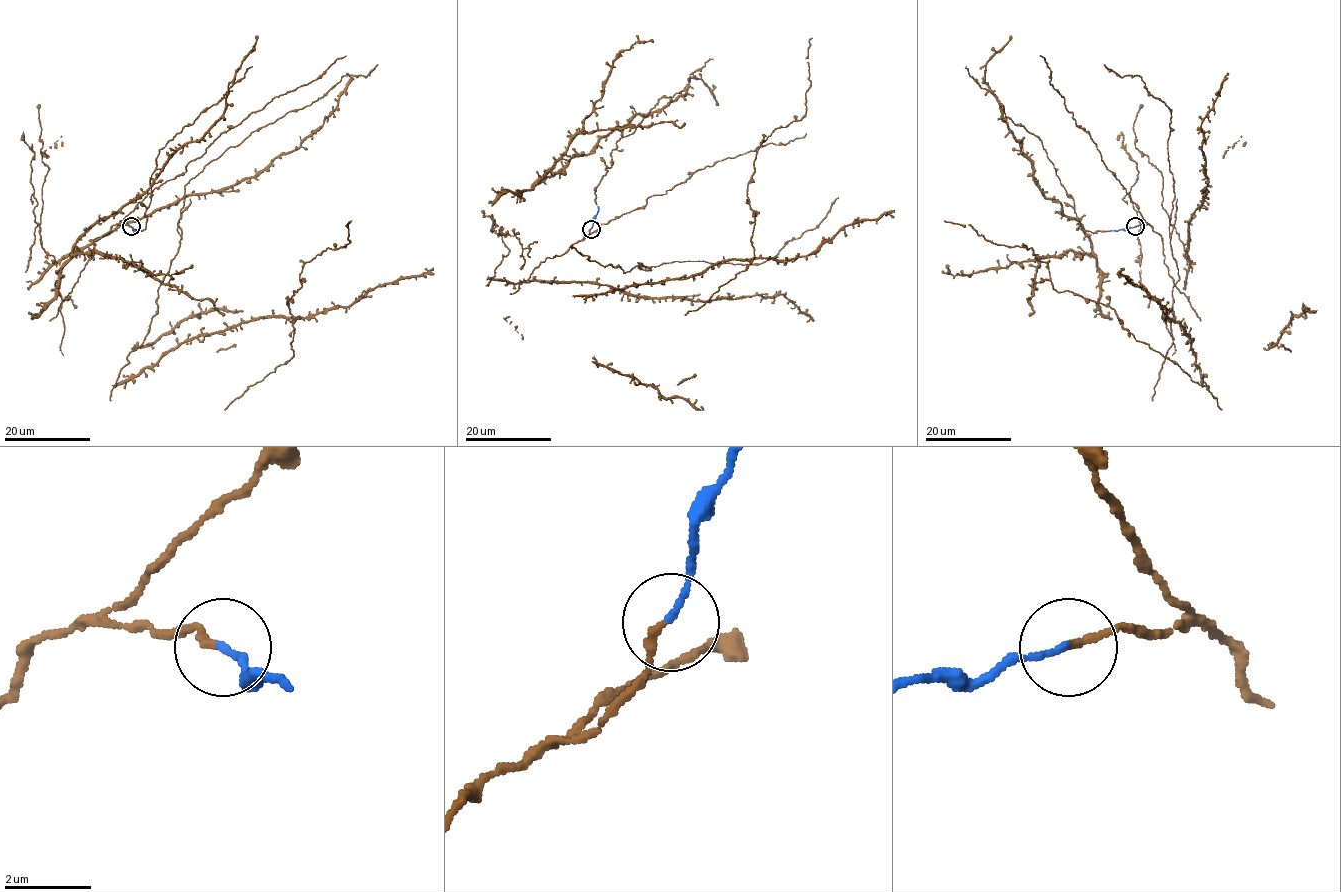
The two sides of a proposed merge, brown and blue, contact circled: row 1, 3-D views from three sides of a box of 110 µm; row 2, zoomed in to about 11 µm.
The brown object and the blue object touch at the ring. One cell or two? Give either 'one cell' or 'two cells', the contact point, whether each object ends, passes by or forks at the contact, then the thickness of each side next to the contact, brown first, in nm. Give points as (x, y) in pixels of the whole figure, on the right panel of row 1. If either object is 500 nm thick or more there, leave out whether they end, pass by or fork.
one cell; place (1135, 226); brown ends; blue ends; calibres 170 and 140 nm

